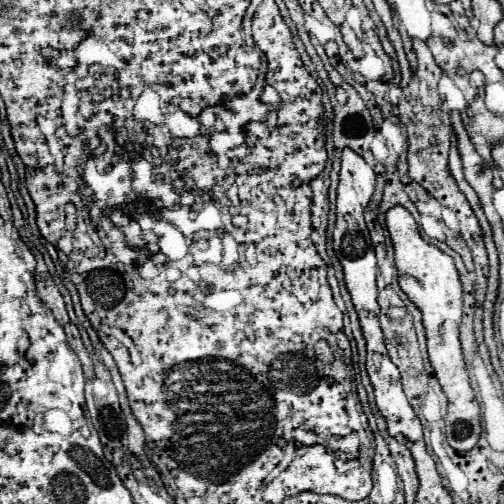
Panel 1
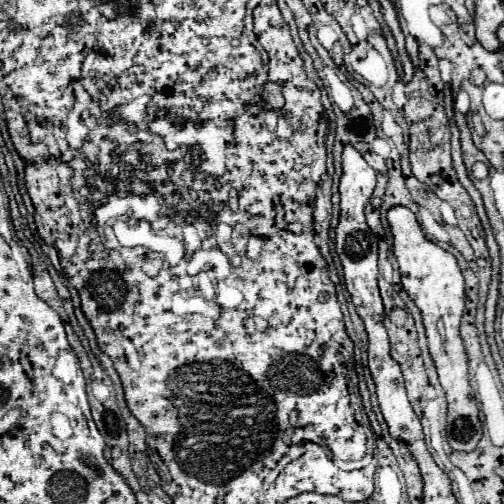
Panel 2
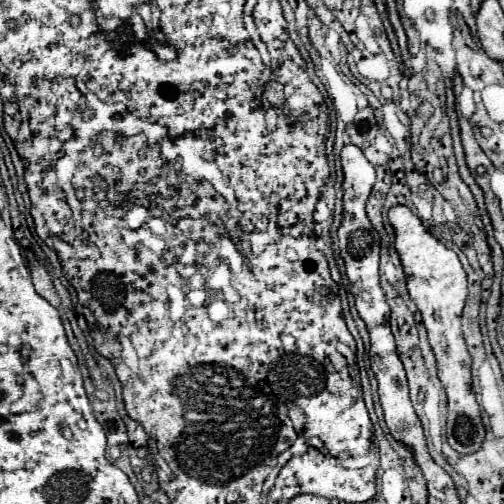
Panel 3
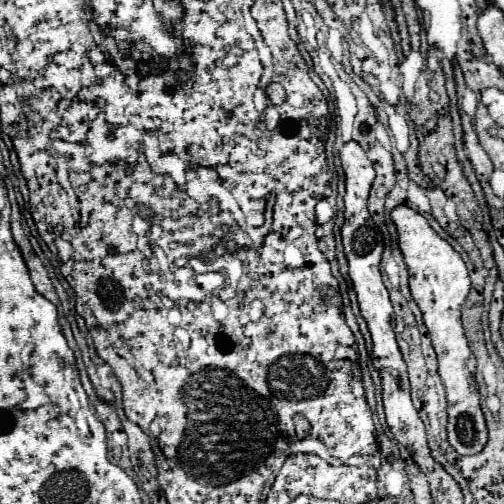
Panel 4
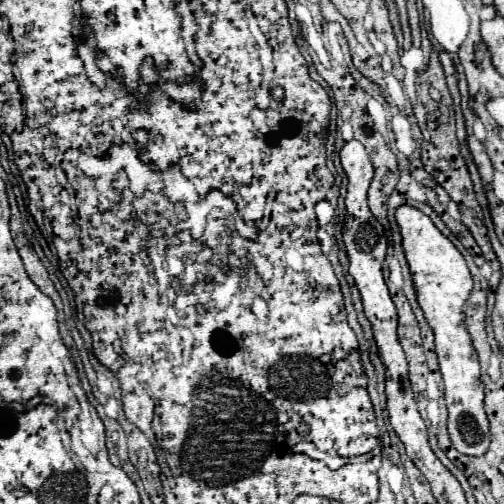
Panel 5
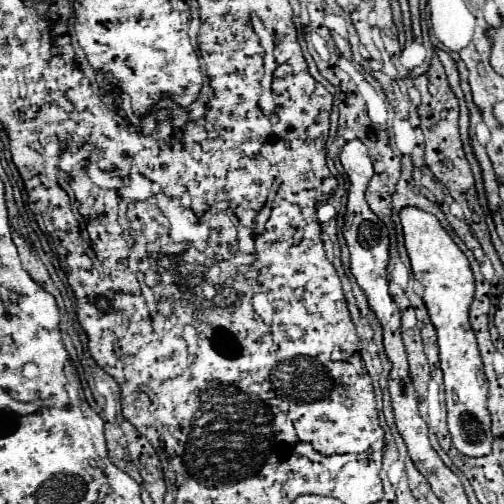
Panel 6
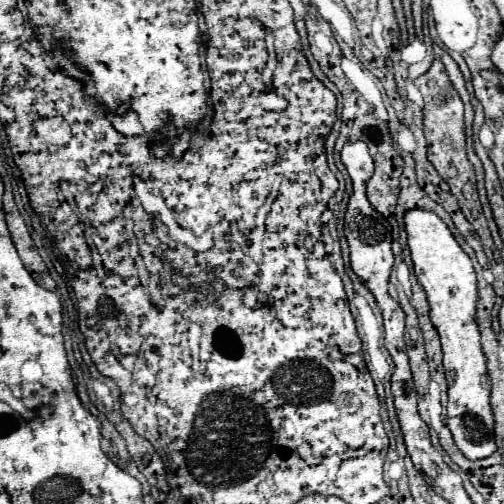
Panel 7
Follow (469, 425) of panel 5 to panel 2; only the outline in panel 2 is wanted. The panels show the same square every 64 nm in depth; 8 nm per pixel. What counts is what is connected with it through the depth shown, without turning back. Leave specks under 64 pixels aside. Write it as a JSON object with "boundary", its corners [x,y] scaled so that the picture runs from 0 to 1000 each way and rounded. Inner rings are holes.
{"boundary":[[[782,409],[770,417],[770,440],[782,464],[782,504],[794,528],[794,563],[821,595],[837,619],[849,687],[857,714],[869,734],[869,750],[889,790],[889,877],[901,893],[937,897],[956,869],[956,841],[948,829],[948,802],[937,786],[937,766],[929,750],[929,706],[921,679],[913,671],[913,631],[921,623],[925,583],[921,548],[909,532],[901,504],[873,492],[865,480],[849,476],[829,444],[821,421],[806,409]]]}

